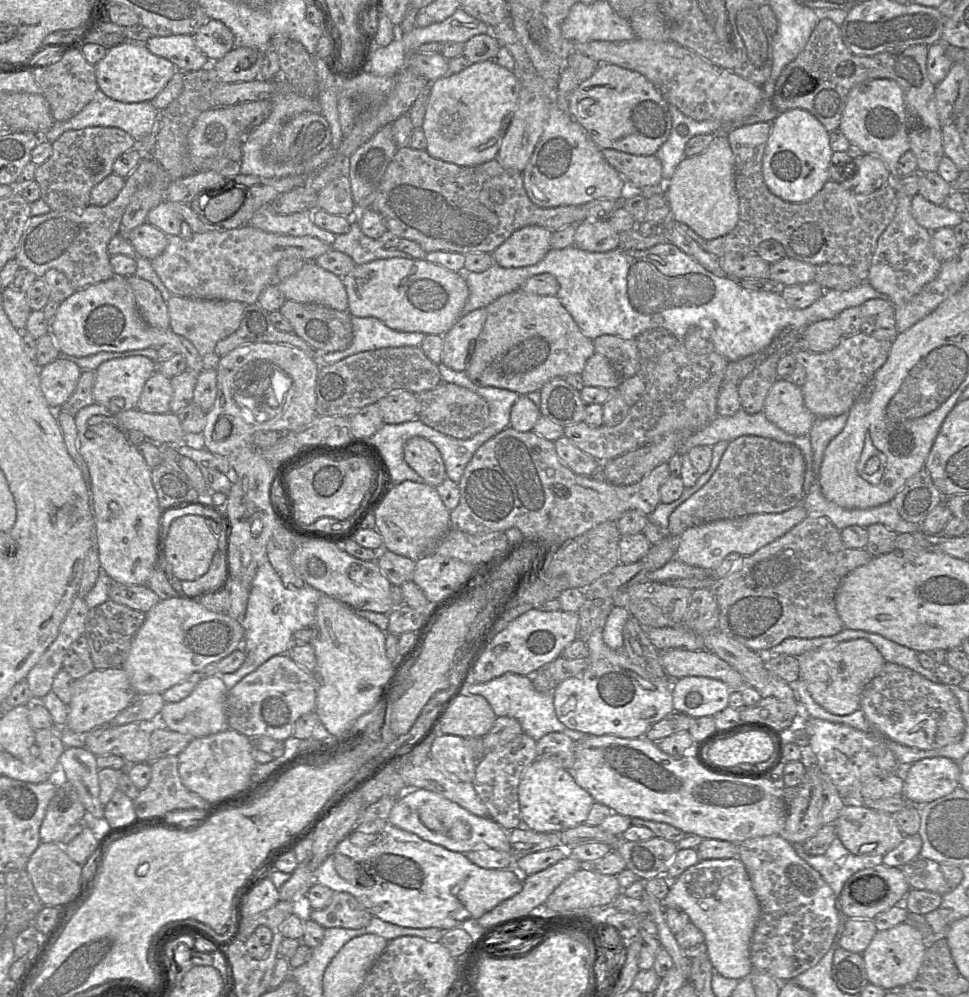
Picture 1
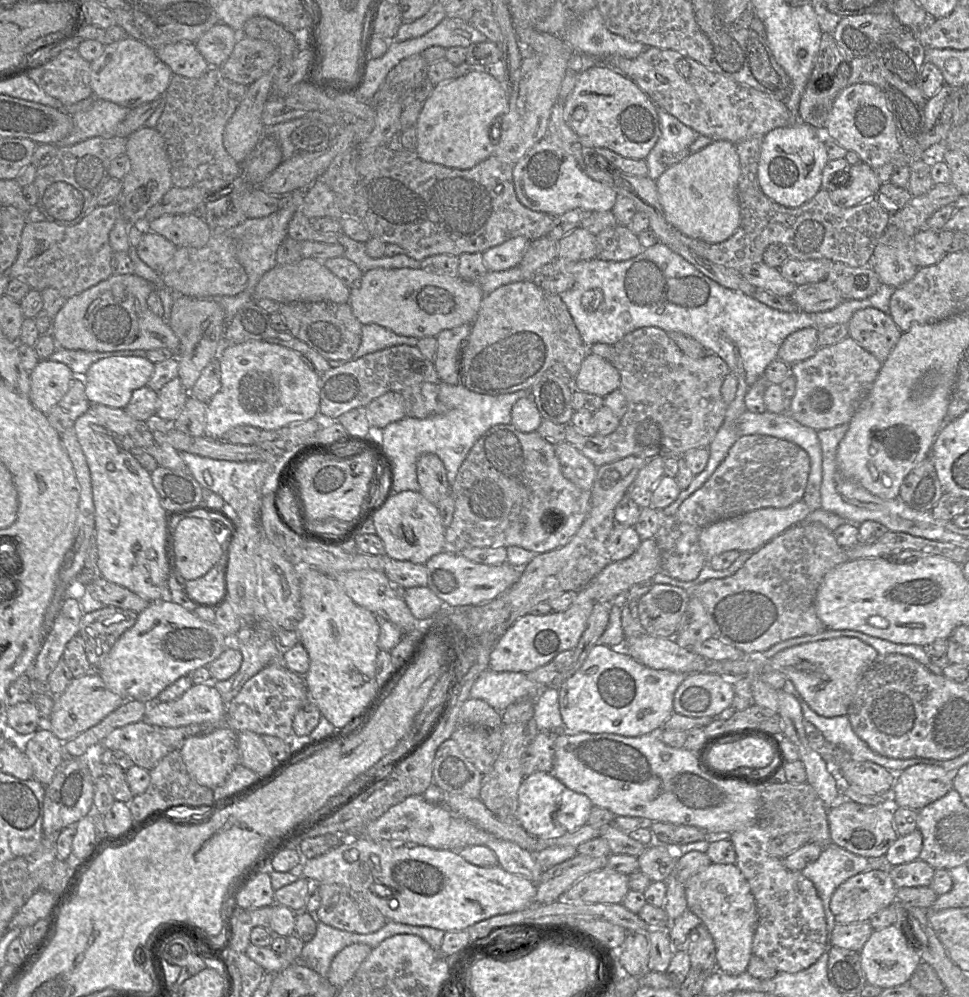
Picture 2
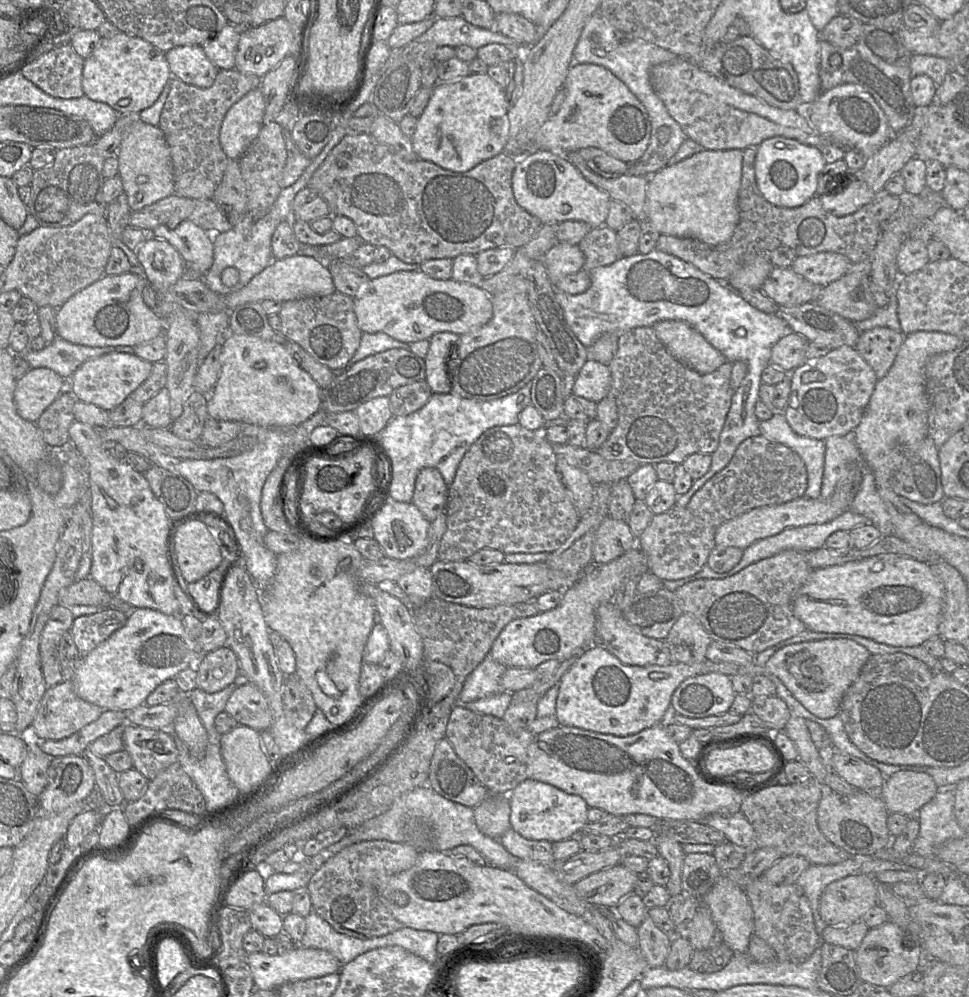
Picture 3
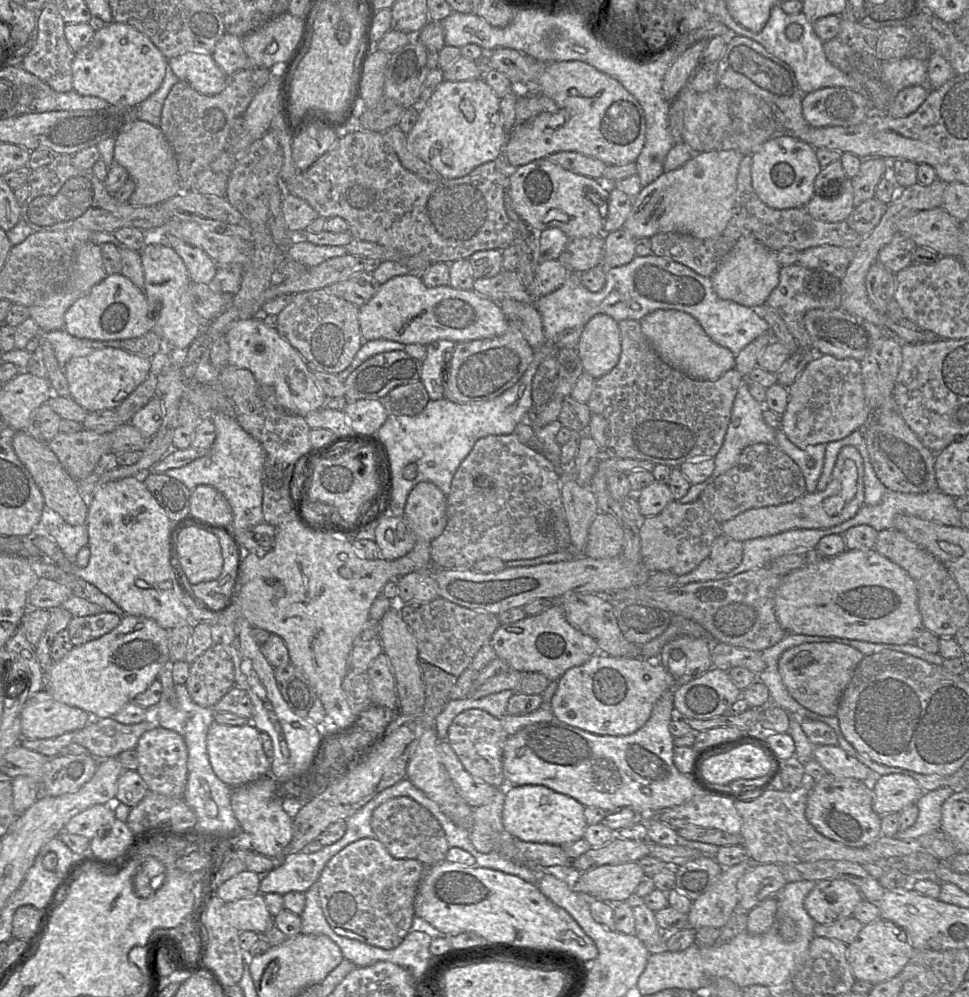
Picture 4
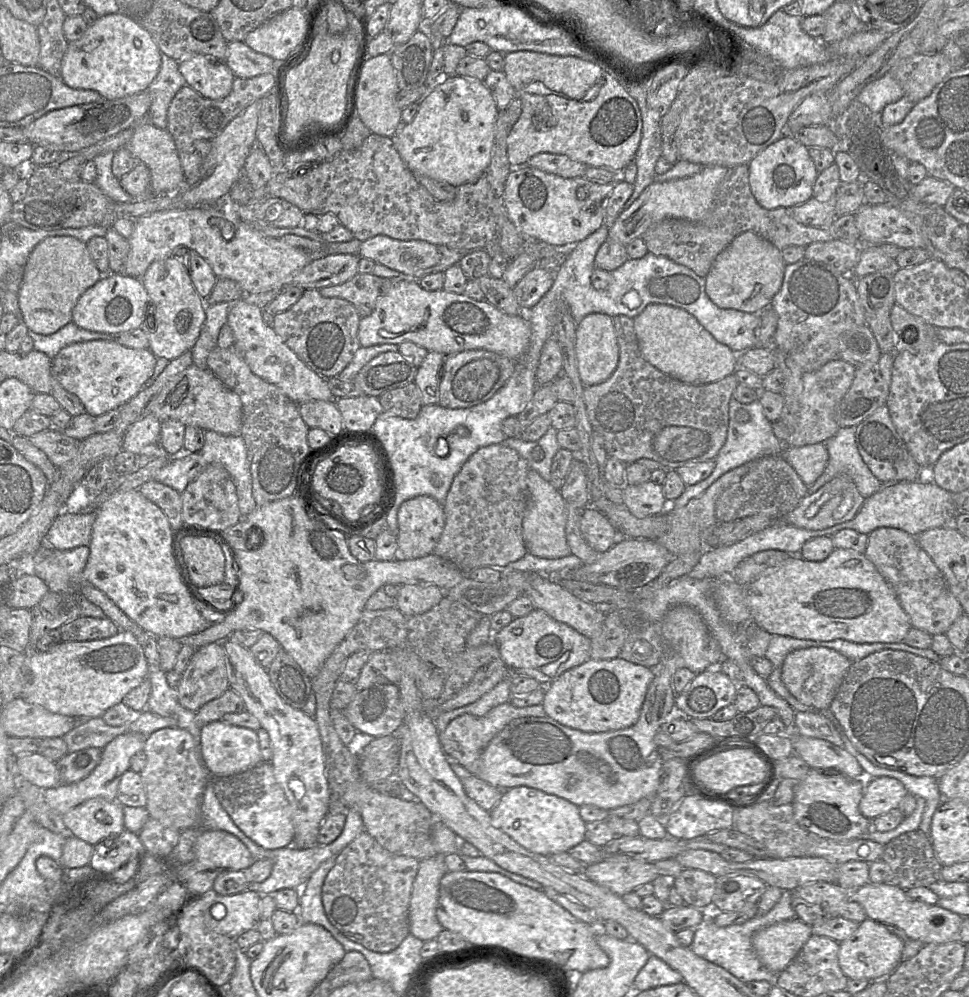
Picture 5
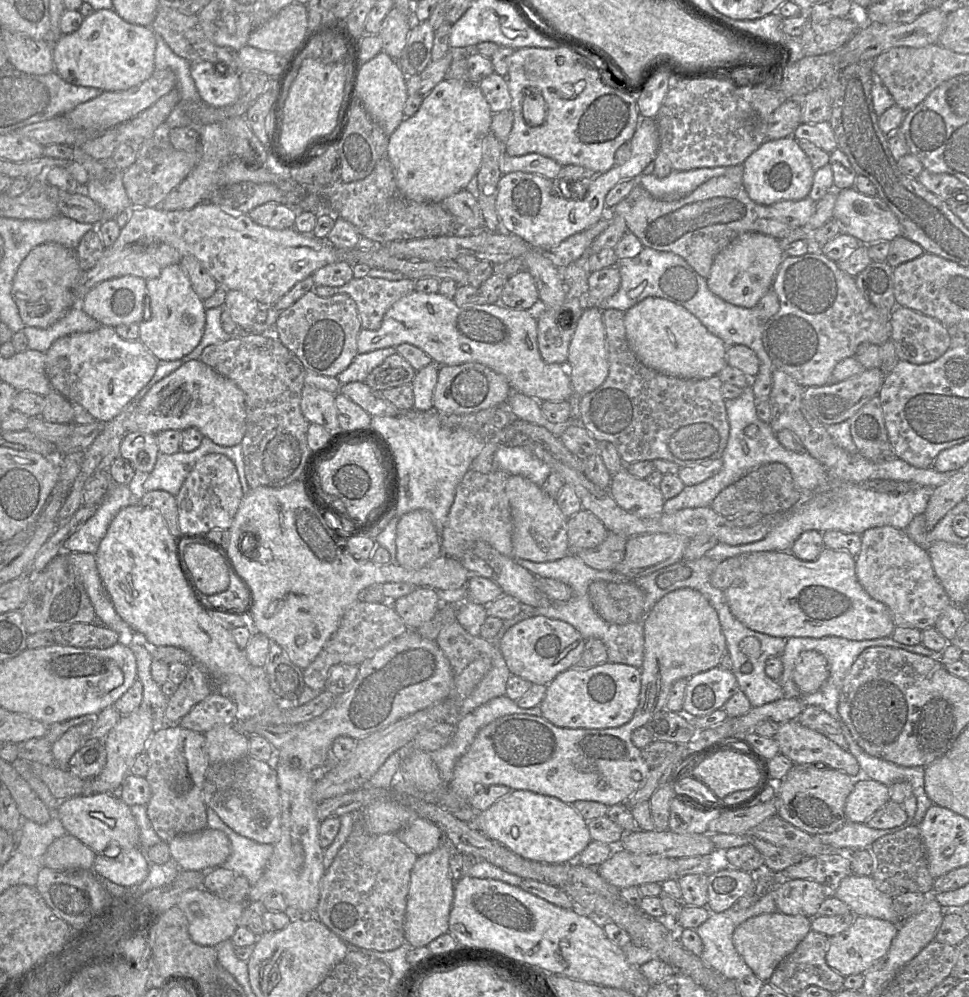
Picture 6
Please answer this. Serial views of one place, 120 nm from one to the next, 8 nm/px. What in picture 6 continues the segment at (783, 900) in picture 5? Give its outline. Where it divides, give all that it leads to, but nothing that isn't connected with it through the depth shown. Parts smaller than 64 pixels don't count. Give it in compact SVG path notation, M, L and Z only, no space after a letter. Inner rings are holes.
M768 891L759 901L746 909L736 908L736 903L728 910L721 913L710 913L708 919L696 929L696 933L703 943L701 960L711 969L724 977L737 981L750 975L754 975L751 968L743 961L737 953L732 936L735 929L746 920L762 914L774 913L777 911L774 899L774 891Z

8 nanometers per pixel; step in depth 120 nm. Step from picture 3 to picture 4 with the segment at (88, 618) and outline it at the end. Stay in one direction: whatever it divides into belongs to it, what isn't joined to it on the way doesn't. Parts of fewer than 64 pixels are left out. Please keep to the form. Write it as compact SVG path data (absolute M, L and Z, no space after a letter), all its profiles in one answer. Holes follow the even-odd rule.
M103 611L96 615L73 617L67 630L73 646L81 646L111 632L120 622L121 616Z

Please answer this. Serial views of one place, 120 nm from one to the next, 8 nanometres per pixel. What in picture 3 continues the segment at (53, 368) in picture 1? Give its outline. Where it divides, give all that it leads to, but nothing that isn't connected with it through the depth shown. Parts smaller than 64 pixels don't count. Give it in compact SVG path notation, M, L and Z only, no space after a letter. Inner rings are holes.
M30 369L16 382L14 404L18 415L36 423L66 388L67 380L51 369Z

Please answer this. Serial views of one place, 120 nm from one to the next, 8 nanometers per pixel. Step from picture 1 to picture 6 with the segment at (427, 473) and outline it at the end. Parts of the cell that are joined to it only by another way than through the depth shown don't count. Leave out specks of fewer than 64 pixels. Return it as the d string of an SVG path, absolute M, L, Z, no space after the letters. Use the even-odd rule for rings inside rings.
M418 509L399 518L396 528L396 563L418 570L442 554L440 535L430 512Z

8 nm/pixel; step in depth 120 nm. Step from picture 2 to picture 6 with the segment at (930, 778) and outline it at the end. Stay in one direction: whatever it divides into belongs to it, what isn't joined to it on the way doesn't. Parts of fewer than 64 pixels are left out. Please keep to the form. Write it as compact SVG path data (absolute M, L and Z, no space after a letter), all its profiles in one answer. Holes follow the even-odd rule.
M872 779L856 783L845 803L847 822L866 823L889 800L889 786Z

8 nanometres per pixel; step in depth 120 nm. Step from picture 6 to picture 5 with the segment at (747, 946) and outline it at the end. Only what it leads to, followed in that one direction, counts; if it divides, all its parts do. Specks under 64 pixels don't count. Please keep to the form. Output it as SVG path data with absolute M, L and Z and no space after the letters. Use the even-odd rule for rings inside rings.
M795 919L757 931L753 935L752 945L763 966L773 973L780 973L811 936L811 926Z

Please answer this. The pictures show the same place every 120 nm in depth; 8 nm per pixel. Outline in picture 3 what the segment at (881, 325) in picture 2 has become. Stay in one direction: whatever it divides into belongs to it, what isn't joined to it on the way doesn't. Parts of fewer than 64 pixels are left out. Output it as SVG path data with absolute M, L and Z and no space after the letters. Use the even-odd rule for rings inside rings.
M875 327L860 333L855 348L873 369L878 380L888 373L904 337L901 331L887 327Z

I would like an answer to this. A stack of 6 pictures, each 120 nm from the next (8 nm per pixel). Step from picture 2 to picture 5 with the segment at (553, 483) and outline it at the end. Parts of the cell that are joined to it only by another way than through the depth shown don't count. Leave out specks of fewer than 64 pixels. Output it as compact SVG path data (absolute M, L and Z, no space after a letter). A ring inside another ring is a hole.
M504 444L479 448L455 476L442 504L444 530L433 554L456 565L464 574L480 567L504 568L528 552L523 540L522 522L528 503L528 462L517 451Z

